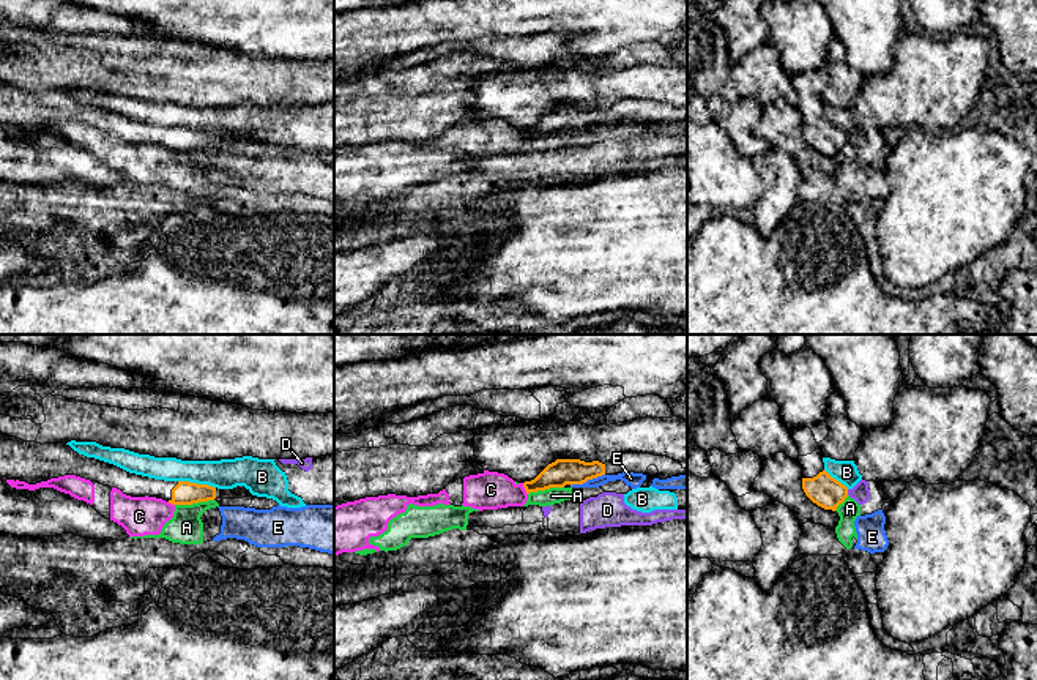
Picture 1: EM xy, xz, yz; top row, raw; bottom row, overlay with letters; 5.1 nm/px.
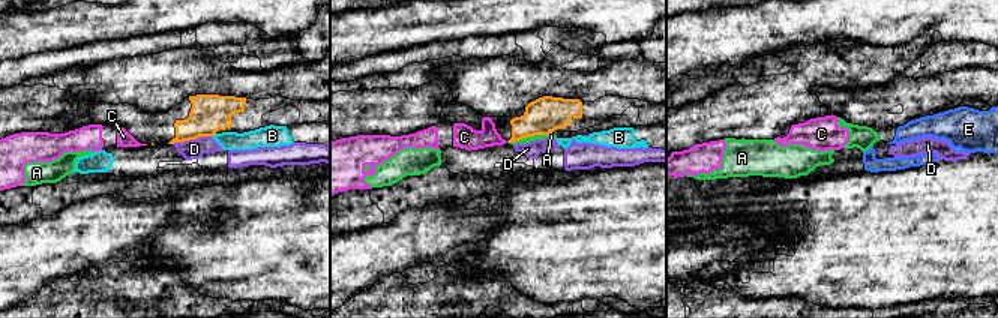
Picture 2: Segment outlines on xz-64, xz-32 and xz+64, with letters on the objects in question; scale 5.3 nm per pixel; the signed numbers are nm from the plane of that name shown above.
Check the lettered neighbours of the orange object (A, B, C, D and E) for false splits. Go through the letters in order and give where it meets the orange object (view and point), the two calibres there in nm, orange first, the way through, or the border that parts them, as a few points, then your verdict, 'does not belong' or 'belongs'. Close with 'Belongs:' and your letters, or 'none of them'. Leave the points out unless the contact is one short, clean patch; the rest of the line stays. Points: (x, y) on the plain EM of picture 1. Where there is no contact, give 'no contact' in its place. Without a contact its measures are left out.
A: meets orange in xy at (194, 149); 120 nm thick on the orange side, 170 nm on the other; border along xy (213, 145), (175, 152); does not belong
B: meets orange in xy at (196, 130); 120 nm thick on the orange side, 160 nm on the other; border along xy (178, 127), (211, 131), (215, 134); does not belong
C: meets orange in xz at (525, 136); 140 nm thick on the orange side, 190 nm on the other; border along xz (522, 130), (527, 141); does not belong
D: meets orange in yz at (847, 139); 160 nm thick on the orange side, 90 nm on the other; border along yz (847, 136), (848, 141); does not belong
E: meets orange in xz at (587, 127); 140 nm thick on the orange side, 80 nm on the other; border along xz (604, 120), (571, 133); does not belong
Belongs: none of them

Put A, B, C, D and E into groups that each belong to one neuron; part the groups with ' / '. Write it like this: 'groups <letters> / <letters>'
groups A C E / B D

